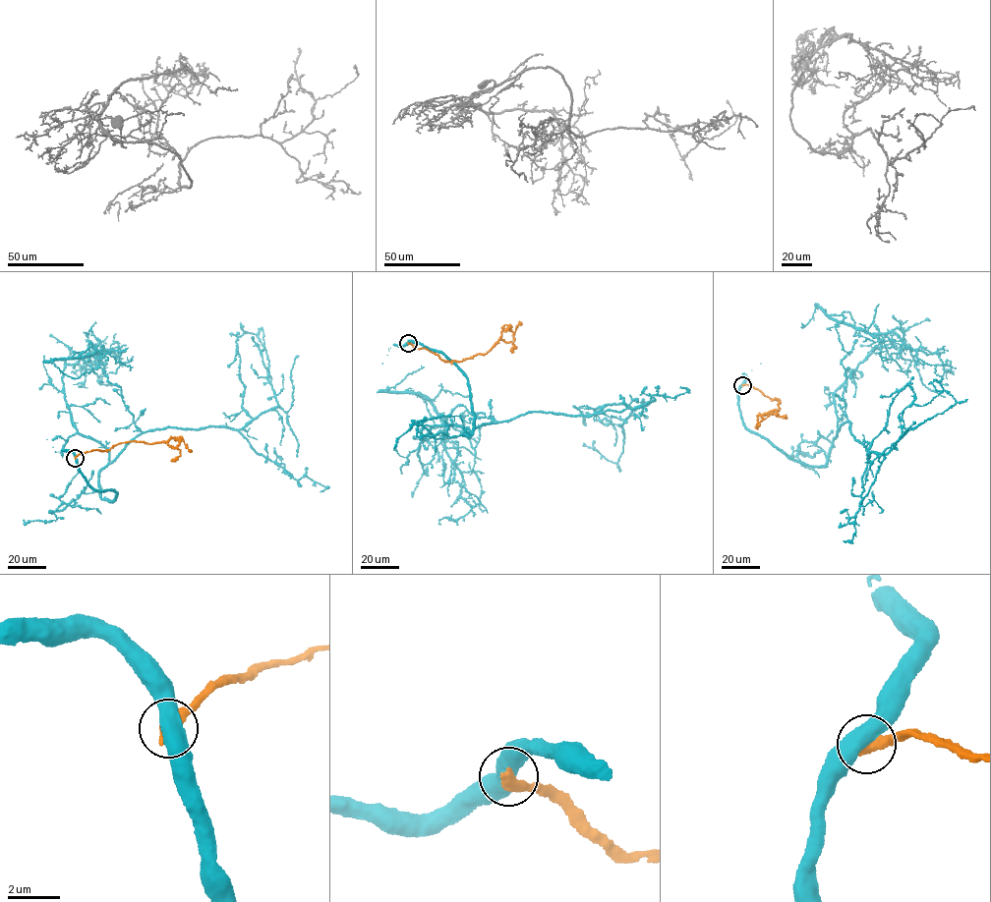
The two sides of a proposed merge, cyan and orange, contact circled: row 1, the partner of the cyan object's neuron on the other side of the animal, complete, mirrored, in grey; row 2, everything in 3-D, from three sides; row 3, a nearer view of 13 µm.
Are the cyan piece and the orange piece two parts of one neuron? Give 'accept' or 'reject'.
reject

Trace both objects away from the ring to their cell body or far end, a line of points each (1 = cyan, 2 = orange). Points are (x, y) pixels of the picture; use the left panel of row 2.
1: (75, 458), (111, 501), (99, 473), (142, 433), (240, 429), (274, 409), (260, 339), (231, 336)
2: (75, 458), (83, 453), (109, 450), (118, 444), (136, 440), (165, 441), (173, 447), (182, 439), (191, 452)

